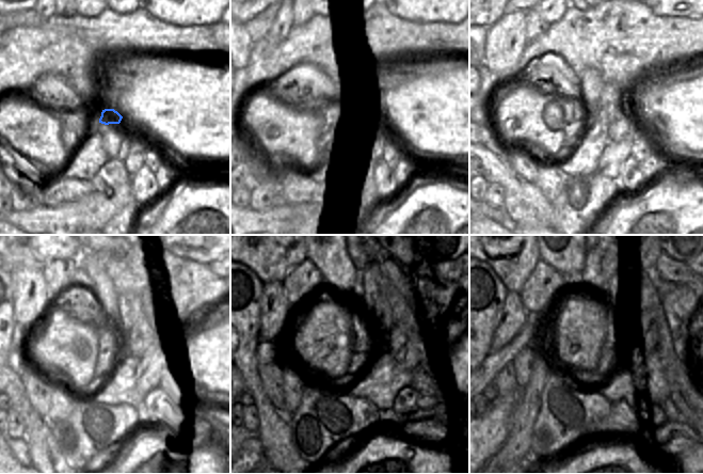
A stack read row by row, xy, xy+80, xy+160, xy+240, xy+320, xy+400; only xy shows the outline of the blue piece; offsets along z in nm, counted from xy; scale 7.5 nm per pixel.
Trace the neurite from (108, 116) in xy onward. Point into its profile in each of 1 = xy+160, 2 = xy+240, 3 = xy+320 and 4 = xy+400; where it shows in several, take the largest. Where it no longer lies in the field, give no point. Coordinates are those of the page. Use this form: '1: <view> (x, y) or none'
1: xy+160 (591, 81)
2: xy+240 (102, 287)
3: xy+320 (330, 256)
4: xy+400 (568, 256)

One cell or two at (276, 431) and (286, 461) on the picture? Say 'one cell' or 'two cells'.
one cell

